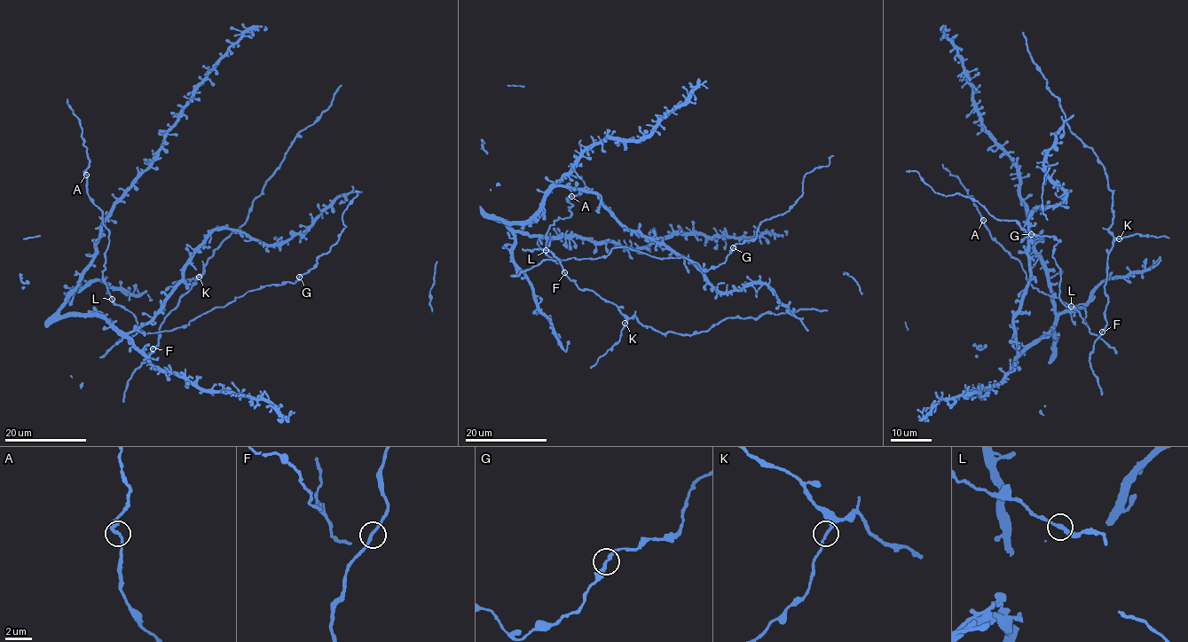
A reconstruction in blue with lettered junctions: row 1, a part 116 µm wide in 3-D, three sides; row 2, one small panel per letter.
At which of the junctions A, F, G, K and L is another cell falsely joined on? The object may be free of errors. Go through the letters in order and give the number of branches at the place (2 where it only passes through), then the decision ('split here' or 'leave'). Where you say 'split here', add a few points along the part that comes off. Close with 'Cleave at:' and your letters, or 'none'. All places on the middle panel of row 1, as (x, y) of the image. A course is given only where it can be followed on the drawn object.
A: 2 branches meet; leave
F: 2 branches meet; leave
G: 2 branches meet; leave
K: 2 branches meet; leave
L: 2 branches meet; leave
Cleave at: none

